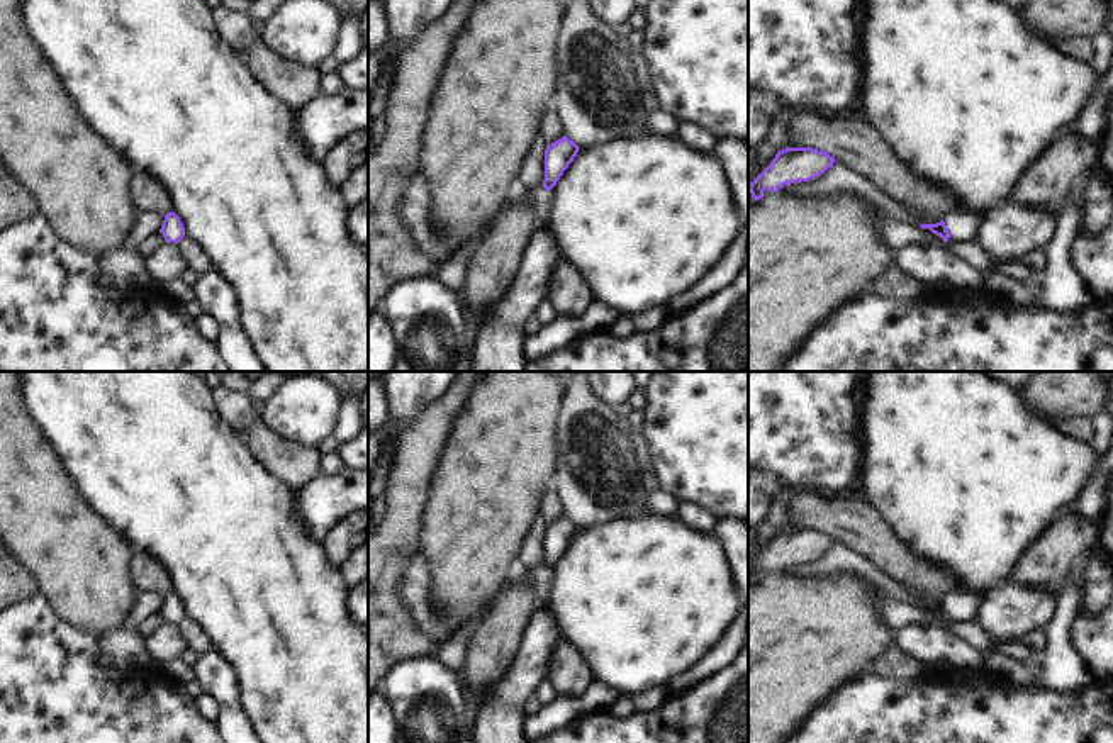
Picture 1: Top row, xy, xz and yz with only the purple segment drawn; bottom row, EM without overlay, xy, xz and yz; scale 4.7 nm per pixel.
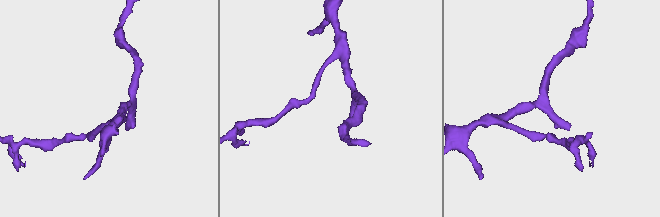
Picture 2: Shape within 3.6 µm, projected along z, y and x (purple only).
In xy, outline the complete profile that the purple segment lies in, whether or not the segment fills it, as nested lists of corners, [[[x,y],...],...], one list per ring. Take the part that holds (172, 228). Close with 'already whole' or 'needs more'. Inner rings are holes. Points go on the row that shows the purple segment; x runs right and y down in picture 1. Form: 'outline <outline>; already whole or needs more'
outline [[[168,212],[159,232],[163,234],[166,243],[178,243],[185,236],[185,227],[175,212]]]; already whole

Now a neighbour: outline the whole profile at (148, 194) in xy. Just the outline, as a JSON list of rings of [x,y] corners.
[[[134,170],[131,176],[131,197],[137,210],[154,210],[163,217],[171,212],[170,195],[159,180],[144,170]]]

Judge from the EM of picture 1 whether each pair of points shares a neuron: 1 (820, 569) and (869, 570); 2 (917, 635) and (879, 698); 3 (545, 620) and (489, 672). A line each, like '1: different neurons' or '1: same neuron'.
1: same neuron
2: different neurons
3: different neurons

